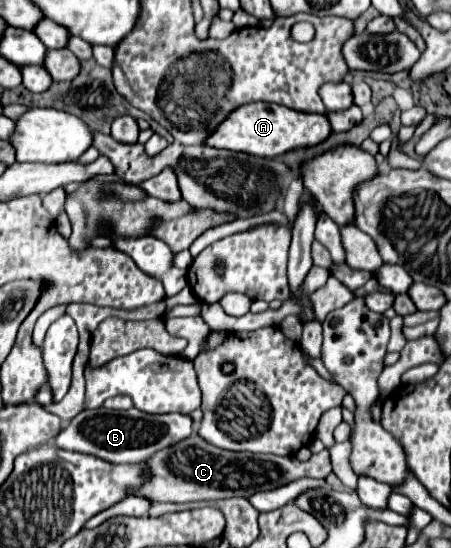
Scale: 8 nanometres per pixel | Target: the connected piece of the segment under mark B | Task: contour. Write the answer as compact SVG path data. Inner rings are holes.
M136 408L130 410L82 410L70 424L56 436L56 446L104 458L114 464L146 462L158 450L164 450L192 434L192 418L186 414L146 414Z

